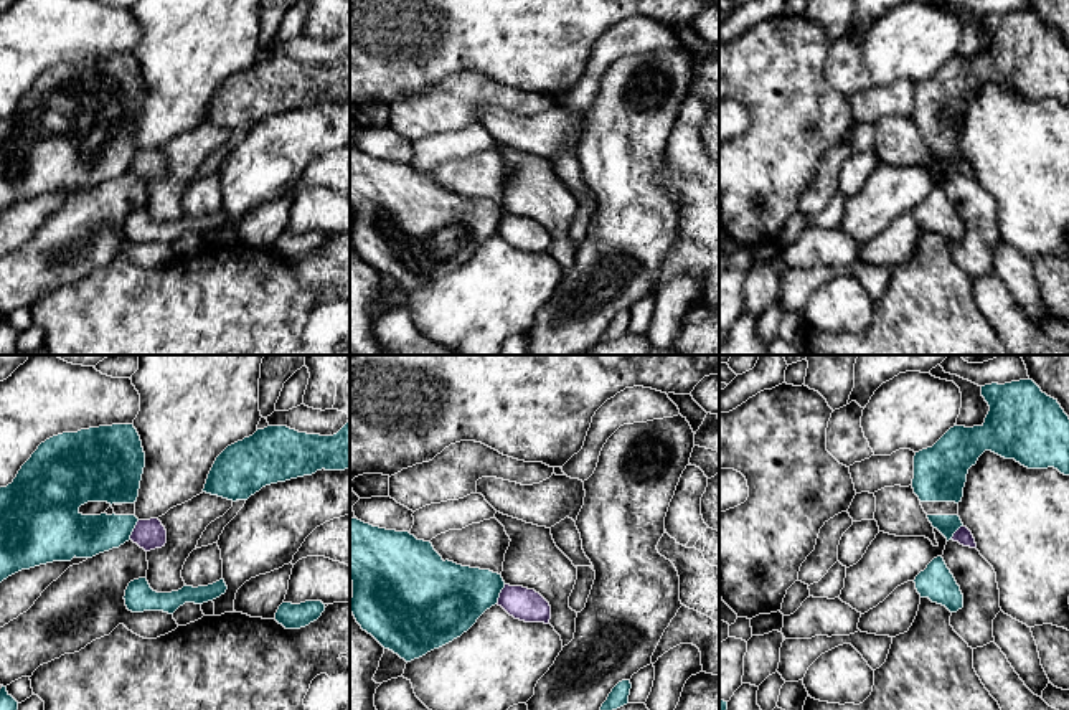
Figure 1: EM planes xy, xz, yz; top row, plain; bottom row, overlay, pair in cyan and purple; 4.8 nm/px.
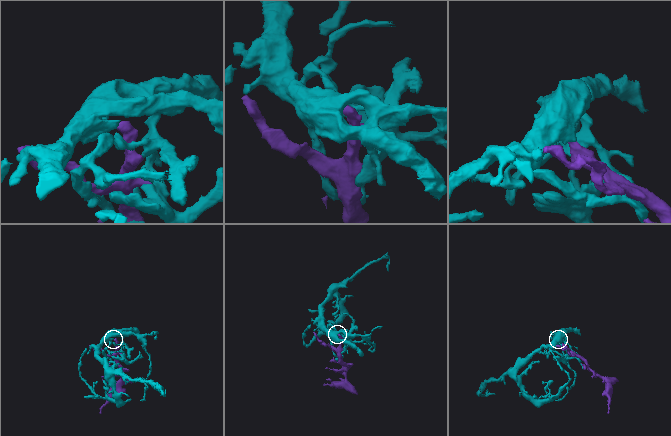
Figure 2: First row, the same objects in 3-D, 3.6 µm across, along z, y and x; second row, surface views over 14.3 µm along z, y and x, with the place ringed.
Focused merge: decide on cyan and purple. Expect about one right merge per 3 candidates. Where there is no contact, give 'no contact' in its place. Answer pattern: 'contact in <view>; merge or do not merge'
contact in xy; do not merge

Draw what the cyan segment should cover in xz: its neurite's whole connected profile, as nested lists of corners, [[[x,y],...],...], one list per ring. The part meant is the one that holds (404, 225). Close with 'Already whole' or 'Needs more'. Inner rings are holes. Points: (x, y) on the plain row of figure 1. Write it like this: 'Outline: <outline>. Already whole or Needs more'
Outline: [[[358,149],[350,150],[350,210],[351,243],[356,253],[406,292],[460,267],[498,233],[505,218],[498,203],[444,192],[431,172]]]. Already whole

